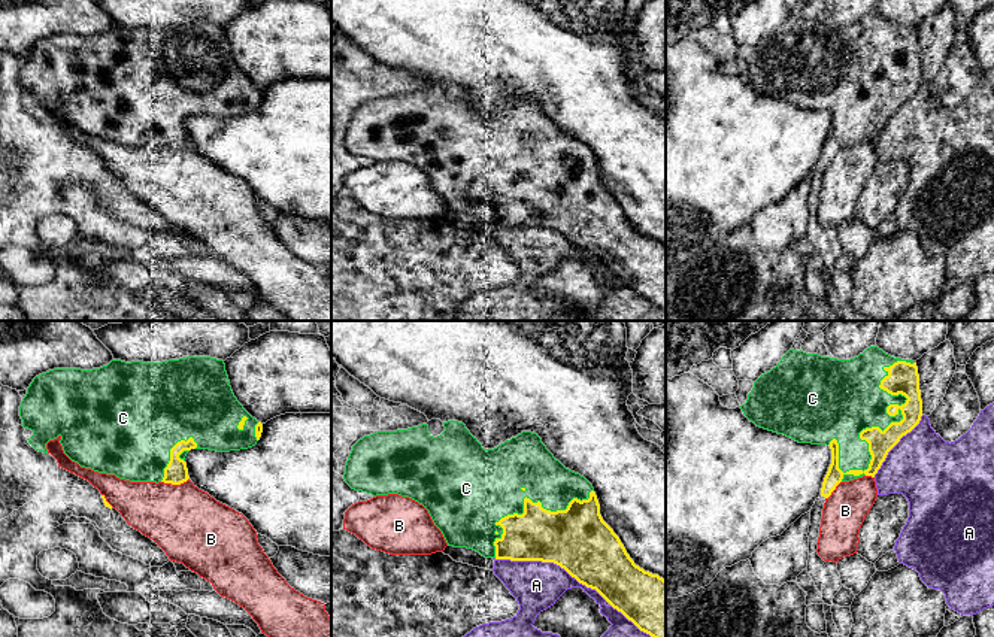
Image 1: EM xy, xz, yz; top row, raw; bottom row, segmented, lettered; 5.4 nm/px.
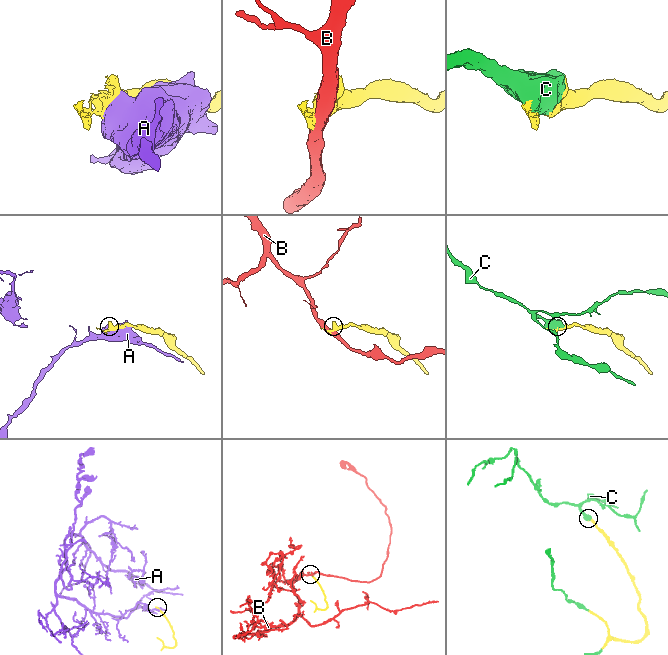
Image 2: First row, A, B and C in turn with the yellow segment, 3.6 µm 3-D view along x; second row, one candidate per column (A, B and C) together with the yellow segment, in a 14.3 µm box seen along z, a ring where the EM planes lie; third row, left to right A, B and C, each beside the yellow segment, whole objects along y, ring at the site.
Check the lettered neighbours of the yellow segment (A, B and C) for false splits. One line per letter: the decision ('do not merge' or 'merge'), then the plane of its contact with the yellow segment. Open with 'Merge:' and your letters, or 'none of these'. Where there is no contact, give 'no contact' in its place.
Merge: C
A: do not merge; contact in xz
B: do not merge; contact in xy
C: merge; contact in yz

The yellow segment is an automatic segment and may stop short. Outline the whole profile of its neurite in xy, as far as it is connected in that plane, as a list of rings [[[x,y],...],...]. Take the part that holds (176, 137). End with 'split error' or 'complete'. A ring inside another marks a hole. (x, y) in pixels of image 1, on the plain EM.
[[[187,22],[163,28],[112,25],[93,36],[54,34],[33,45],[19,72],[22,92],[33,97],[28,109],[48,119],[46,109],[61,103],[64,119],[81,133],[115,140],[130,148],[181,151],[190,145],[185,122],[191,115],[230,118],[257,110],[263,90],[234,63],[222,25]]]; split error

